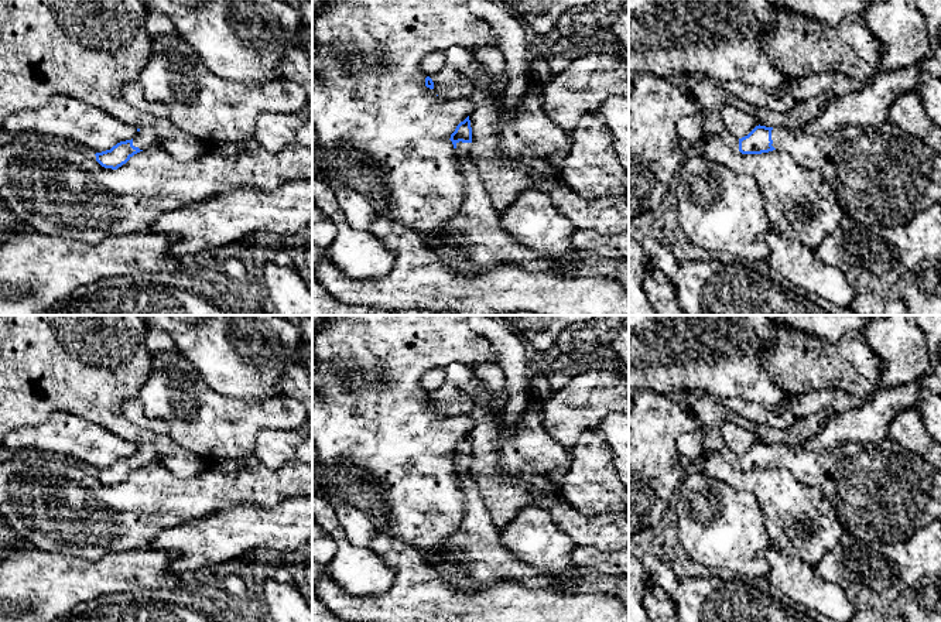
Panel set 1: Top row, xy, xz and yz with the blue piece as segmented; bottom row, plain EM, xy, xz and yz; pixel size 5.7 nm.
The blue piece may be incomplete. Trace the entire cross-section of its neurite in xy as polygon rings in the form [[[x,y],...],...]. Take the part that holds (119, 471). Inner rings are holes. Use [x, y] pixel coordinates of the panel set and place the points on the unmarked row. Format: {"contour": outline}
{"contour": [[[151,444],[137,445],[137,451],[131,457],[120,458],[110,466],[96,469],[96,478],[105,483],[117,486],[126,481],[134,471],[158,462],[158,451]]]}

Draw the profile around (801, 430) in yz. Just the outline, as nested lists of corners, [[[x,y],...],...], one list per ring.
[[[688,390],[680,400],[698,424],[721,427],[730,421],[753,433],[760,442],[766,444],[801,445],[821,431],[832,413],[824,409],[814,416],[795,420],[784,430],[779,430],[764,424],[753,424],[736,413],[729,413],[723,407],[723,400],[705,390]]]

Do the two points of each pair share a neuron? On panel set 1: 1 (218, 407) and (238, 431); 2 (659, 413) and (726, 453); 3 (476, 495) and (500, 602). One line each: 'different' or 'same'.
1: same
2: different
3: different

